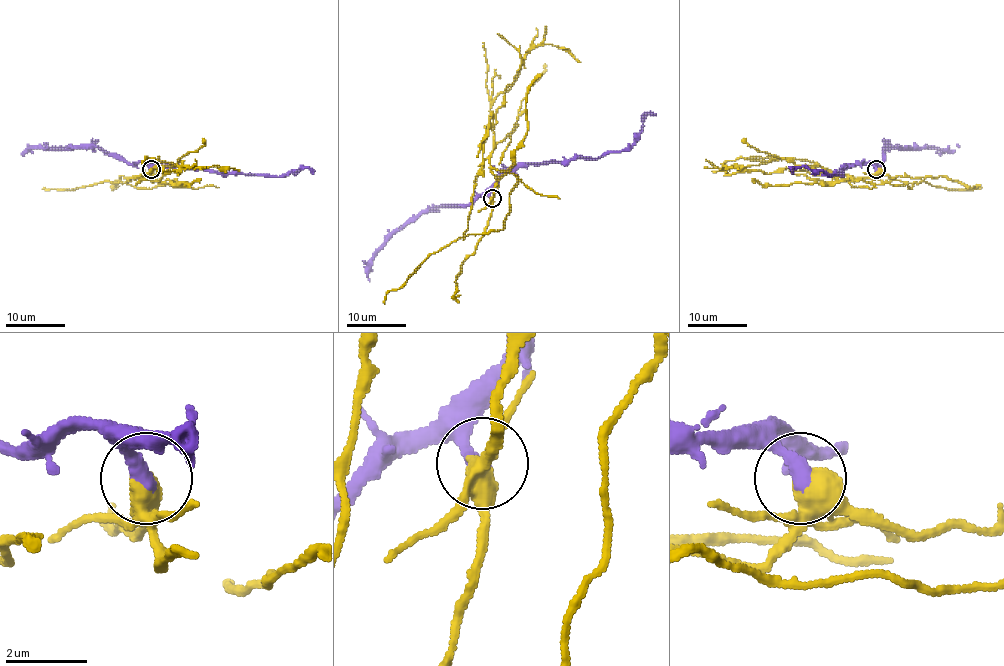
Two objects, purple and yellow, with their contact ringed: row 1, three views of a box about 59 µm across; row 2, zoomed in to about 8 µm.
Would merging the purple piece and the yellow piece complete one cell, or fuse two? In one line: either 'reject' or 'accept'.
reject

